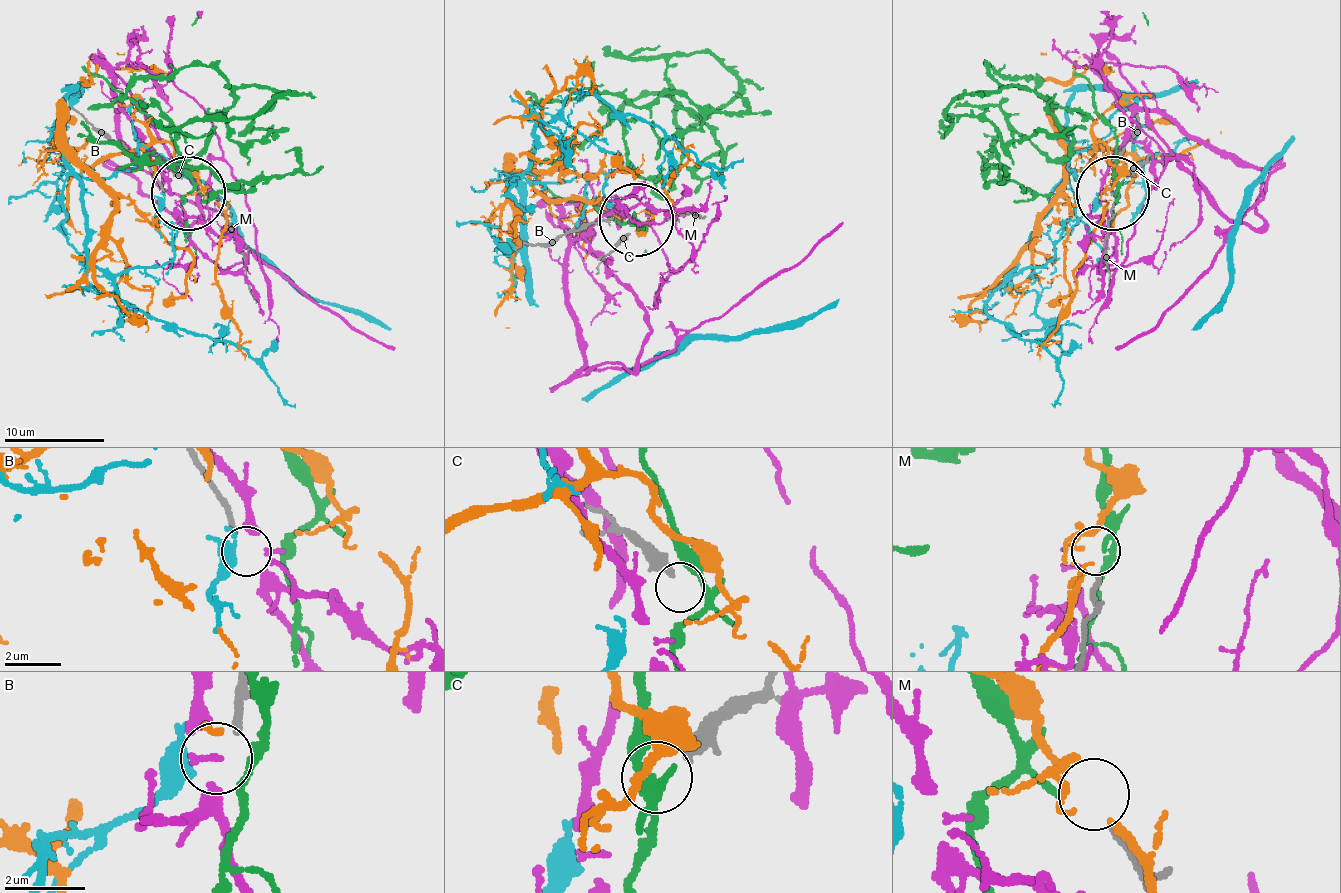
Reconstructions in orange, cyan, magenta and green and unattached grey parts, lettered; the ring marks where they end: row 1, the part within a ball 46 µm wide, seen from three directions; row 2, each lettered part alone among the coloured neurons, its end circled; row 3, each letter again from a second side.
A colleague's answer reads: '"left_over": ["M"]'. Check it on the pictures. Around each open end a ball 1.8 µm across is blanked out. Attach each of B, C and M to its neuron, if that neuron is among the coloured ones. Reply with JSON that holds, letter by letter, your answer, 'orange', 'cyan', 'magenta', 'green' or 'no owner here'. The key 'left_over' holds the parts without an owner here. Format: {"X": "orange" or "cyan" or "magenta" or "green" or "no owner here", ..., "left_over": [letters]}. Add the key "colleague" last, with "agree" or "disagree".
{"B": "magenta", "C": "no owner here", "M": "green", "left_over": ["C"], "colleague": "disagree"}

